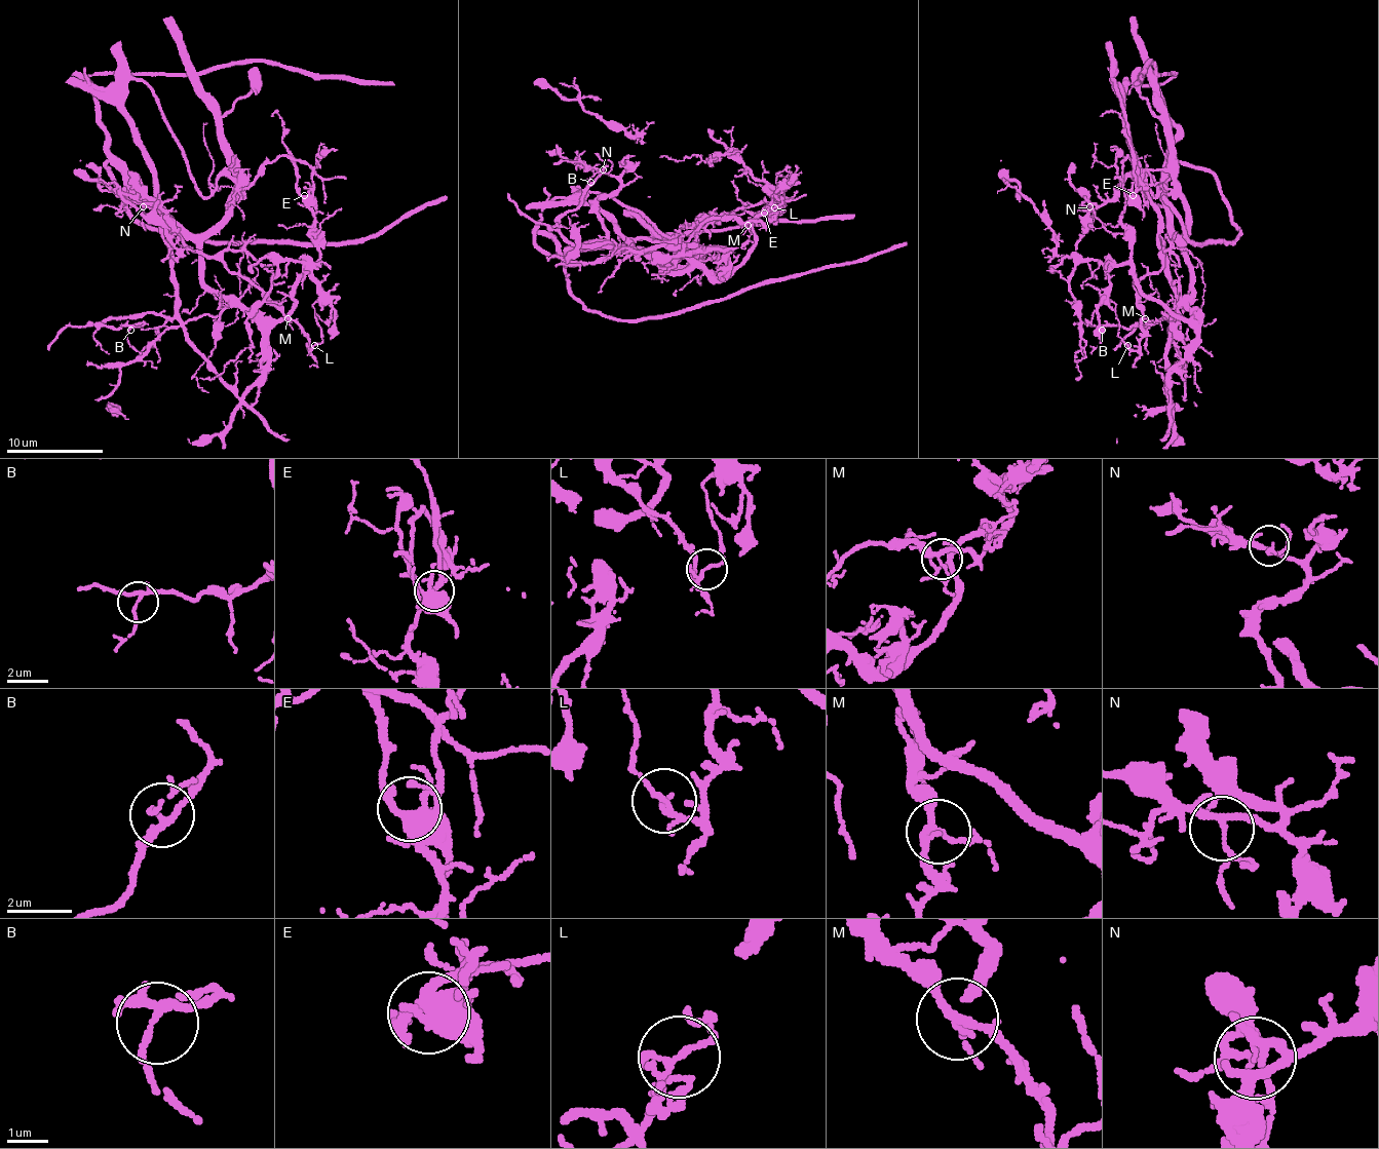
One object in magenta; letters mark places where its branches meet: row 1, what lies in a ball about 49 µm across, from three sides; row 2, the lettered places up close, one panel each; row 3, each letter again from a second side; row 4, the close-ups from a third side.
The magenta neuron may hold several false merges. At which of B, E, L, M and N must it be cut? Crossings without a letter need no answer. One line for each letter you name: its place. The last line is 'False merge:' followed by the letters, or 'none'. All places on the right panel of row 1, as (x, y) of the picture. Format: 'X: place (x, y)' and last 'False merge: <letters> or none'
L: place (1127, 345)
False merge: L

